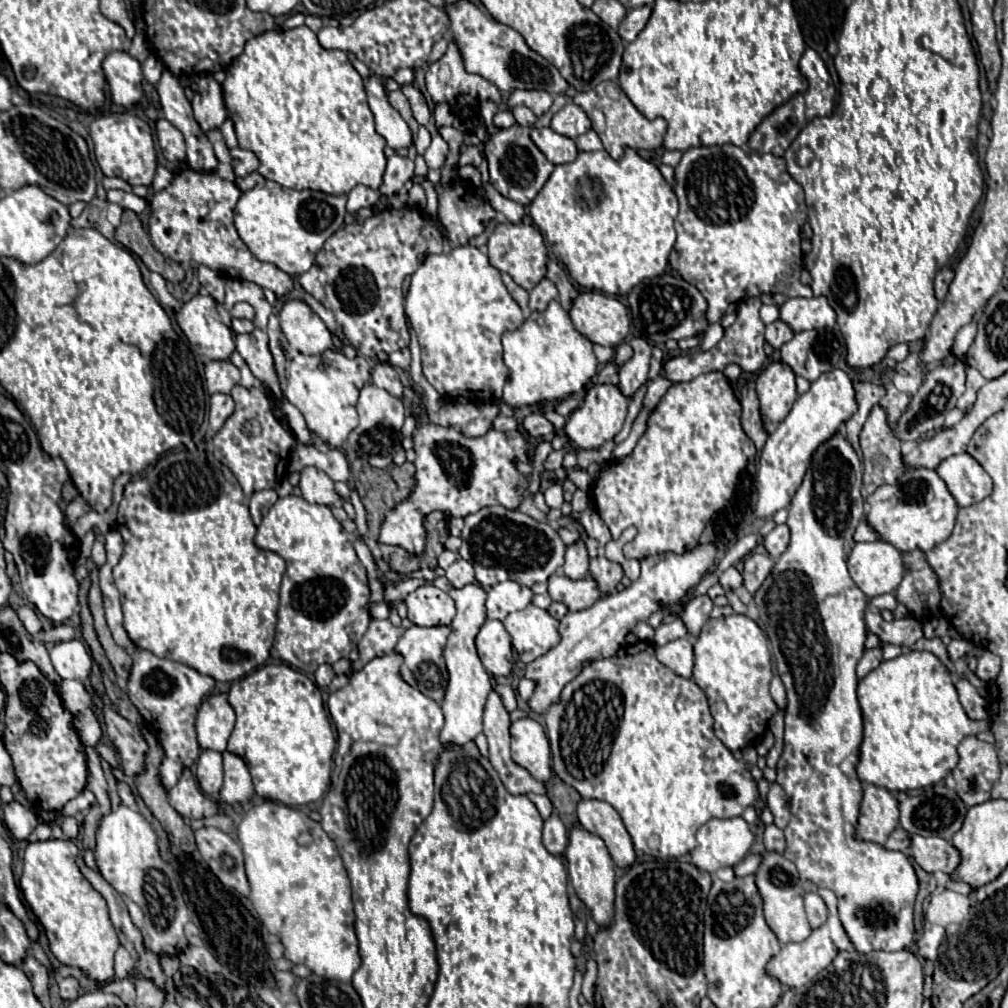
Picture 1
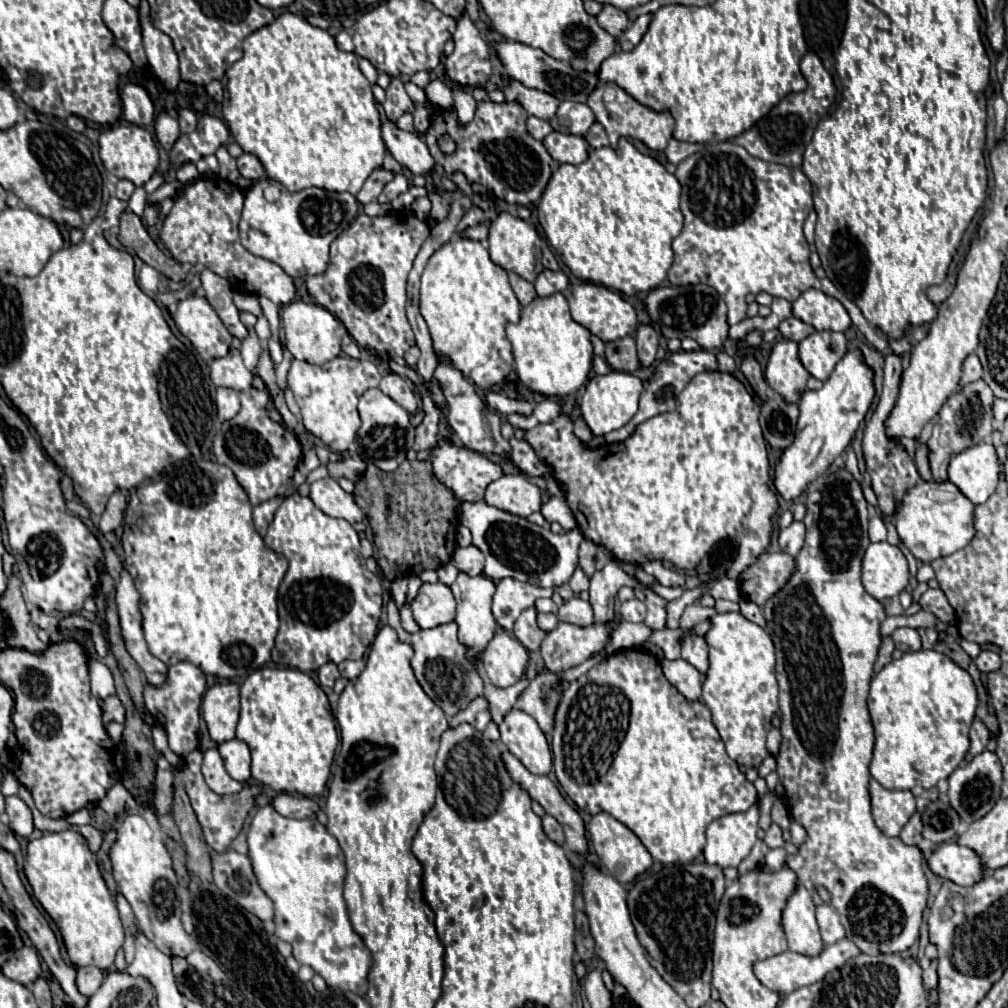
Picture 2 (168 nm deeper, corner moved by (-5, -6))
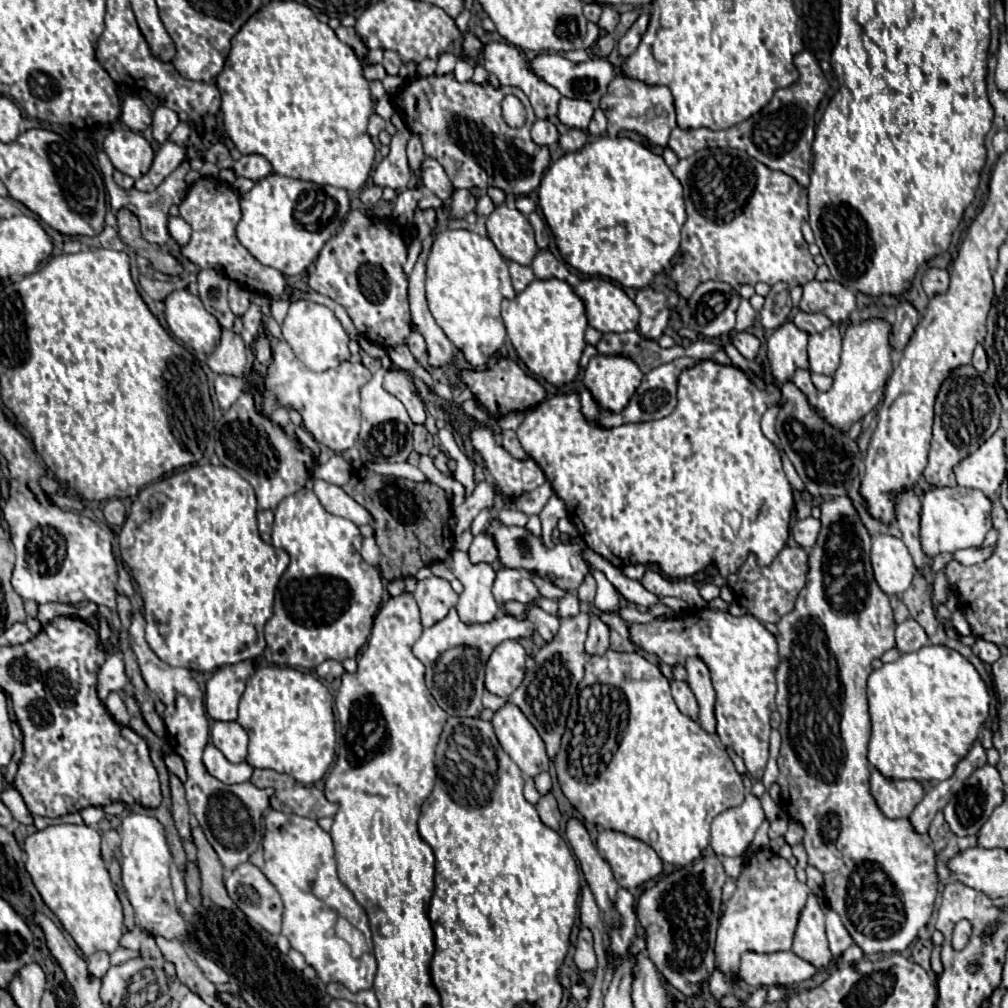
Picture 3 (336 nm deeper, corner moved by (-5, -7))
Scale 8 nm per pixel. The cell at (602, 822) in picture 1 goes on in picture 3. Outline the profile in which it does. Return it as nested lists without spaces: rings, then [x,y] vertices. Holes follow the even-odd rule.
[[[602,830],[598,834],[596,848],[610,864],[616,882],[626,890],[638,888],[662,872],[662,860],[658,854],[648,844],[622,832]]]

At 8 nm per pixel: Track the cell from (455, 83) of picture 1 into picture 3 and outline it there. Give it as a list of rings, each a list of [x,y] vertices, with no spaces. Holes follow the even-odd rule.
[[[468,32],[466,38],[464,38],[464,48],[466,48],[468,58],[478,58],[480,50],[482,50],[482,42],[472,32]]]

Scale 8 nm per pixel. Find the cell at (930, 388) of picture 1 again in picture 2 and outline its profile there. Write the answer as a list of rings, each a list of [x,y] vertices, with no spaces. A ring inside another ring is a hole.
[[[970,353],[970,355],[966,357],[966,361],[964,361],[964,365],[962,365],[962,377],[960,377],[958,387],[964,389],[968,383],[978,381],[980,377],[982,377],[982,365],[980,365],[980,359],[978,359],[974,353]]]

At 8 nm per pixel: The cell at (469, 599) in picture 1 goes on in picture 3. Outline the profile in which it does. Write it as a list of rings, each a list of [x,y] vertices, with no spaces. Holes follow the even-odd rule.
[[[452,550],[444,560],[444,566],[454,572],[462,582],[464,592],[456,604],[456,610],[464,622],[490,622],[498,614],[498,602],[492,596],[492,582],[496,572],[490,564],[472,564],[468,552]]]

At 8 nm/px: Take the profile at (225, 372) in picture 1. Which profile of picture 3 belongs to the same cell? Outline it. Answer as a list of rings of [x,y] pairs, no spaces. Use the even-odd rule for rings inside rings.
[[[222,328],[222,338],[216,350],[208,356],[208,366],[216,374],[244,376],[246,370],[246,344],[234,330]]]

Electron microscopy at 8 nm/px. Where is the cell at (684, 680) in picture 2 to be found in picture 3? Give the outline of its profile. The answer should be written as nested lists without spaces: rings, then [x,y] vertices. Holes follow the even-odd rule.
[[[674,680],[670,686],[672,686],[672,698],[674,698],[678,710],[682,714],[686,714],[688,718],[698,720],[698,702],[696,702],[692,690],[688,688],[688,684]]]

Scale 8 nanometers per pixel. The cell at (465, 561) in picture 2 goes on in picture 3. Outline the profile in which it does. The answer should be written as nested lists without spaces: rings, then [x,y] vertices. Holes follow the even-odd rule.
[[[480,532],[474,538],[468,554],[470,554],[472,562],[488,562],[488,564],[492,564],[498,558],[498,548],[496,548],[494,538],[488,532]]]

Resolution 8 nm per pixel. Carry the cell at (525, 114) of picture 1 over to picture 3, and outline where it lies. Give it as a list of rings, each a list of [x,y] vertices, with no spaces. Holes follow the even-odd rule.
[[[536,120],[532,126],[532,140],[538,146],[552,146],[558,142],[558,130],[550,120]]]

